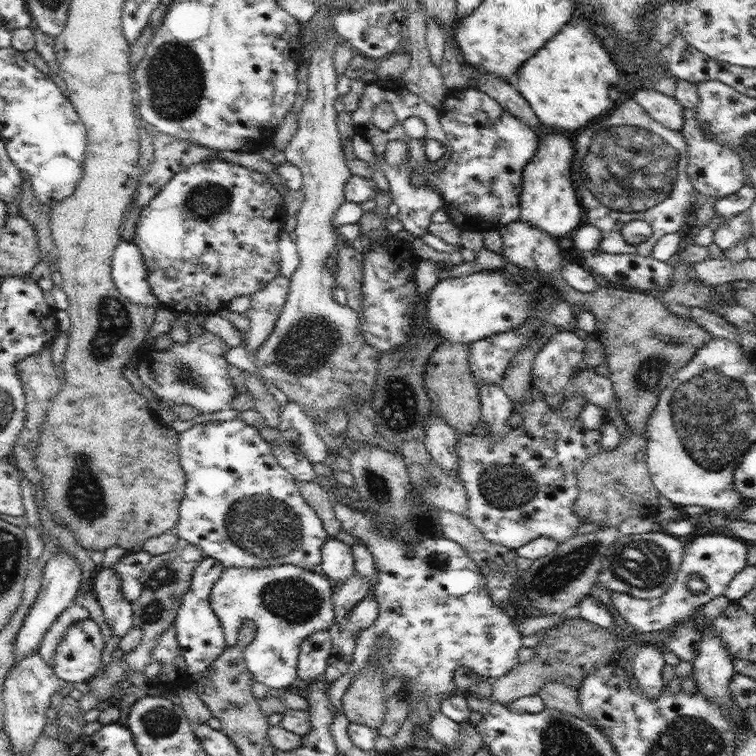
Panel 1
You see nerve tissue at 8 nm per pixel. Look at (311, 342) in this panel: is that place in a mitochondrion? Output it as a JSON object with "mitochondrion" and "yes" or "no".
{"mitochondrion":"yes"}

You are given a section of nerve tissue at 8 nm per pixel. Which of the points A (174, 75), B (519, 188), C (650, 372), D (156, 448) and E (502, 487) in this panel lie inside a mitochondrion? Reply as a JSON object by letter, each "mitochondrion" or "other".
{"A":"mitochondrion","B":"other","C":"mitochondrion","D":"other","E":"mitochondrion"}

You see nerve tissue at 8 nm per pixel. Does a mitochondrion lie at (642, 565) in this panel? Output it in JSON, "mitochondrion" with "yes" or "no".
{"mitochondrion":"yes"}

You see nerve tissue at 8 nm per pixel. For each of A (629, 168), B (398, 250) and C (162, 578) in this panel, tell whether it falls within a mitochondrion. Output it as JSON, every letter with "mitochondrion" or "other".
{"A":"mitochondrion","B":"other","C":"mitochondrion"}

